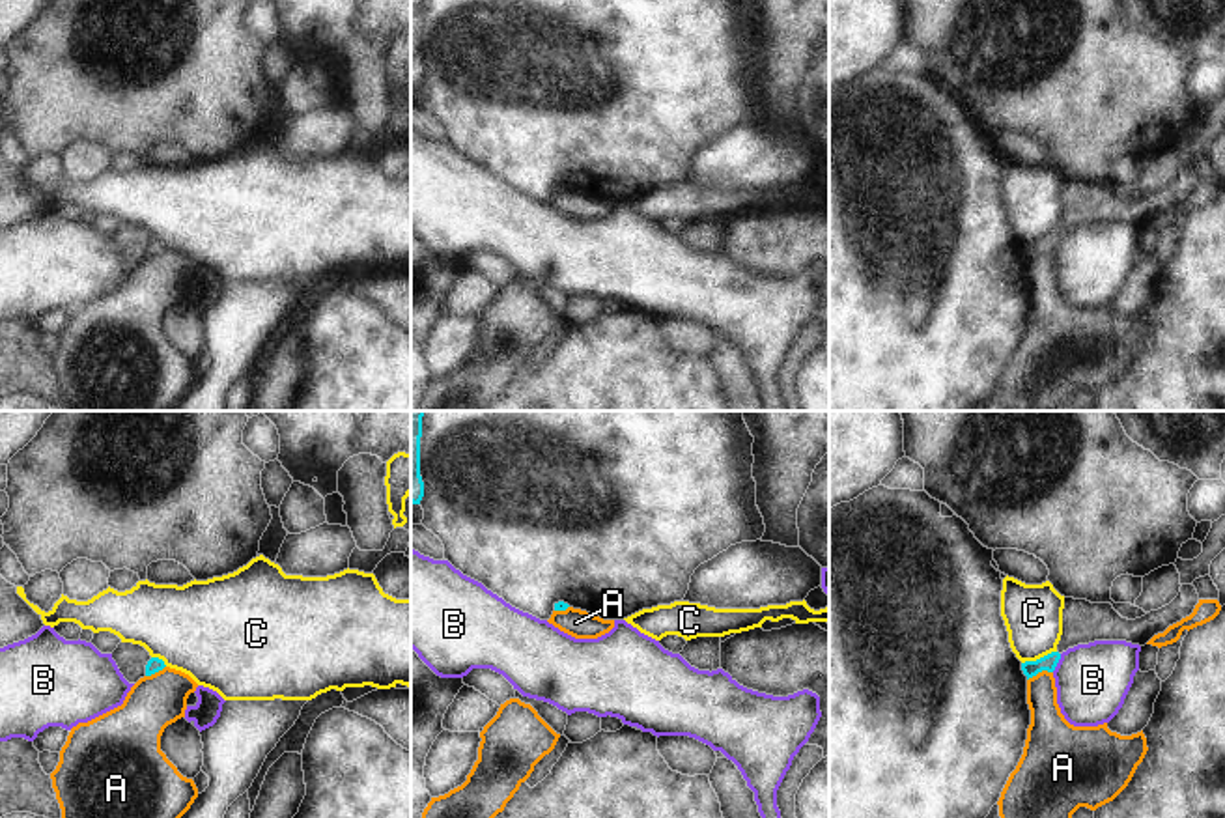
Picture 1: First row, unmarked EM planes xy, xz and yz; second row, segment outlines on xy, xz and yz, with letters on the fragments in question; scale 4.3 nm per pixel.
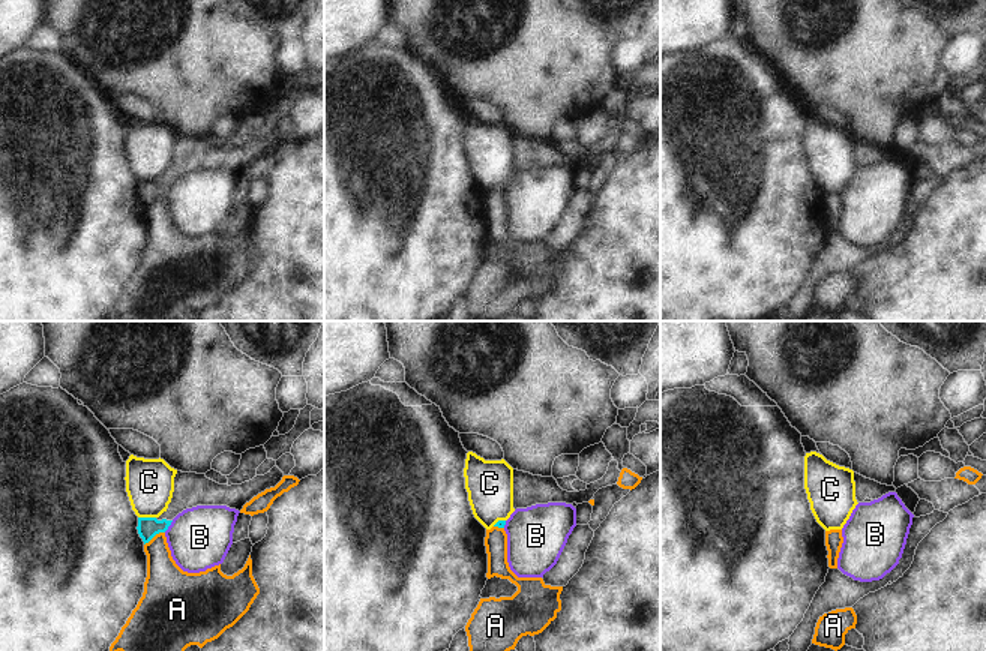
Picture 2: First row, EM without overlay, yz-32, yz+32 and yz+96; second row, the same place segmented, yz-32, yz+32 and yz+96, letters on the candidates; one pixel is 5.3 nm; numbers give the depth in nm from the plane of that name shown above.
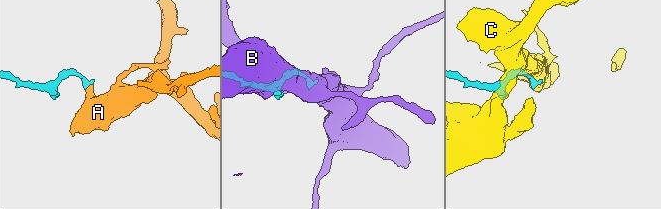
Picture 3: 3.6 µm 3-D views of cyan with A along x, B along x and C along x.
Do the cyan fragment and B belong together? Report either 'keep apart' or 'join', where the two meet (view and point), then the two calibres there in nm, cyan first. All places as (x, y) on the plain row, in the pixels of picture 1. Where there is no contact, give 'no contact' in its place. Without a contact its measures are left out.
keep apart; contact yz (1057, 243); calibres 70 and 320 nm

